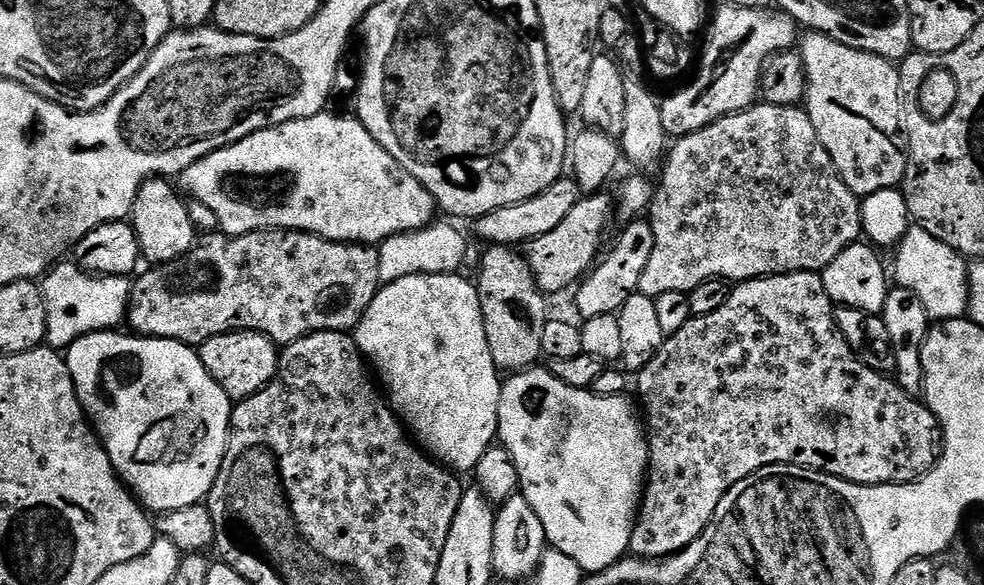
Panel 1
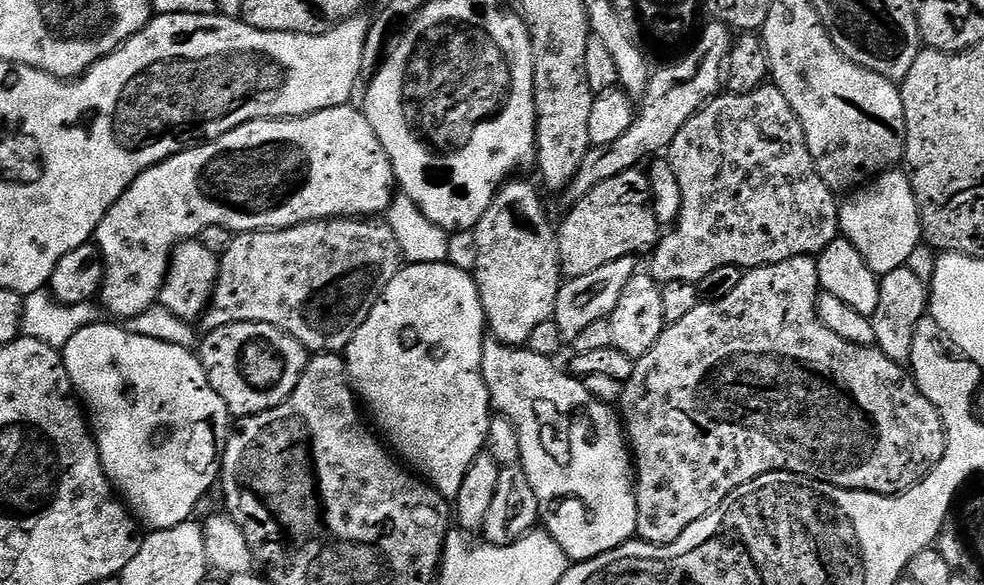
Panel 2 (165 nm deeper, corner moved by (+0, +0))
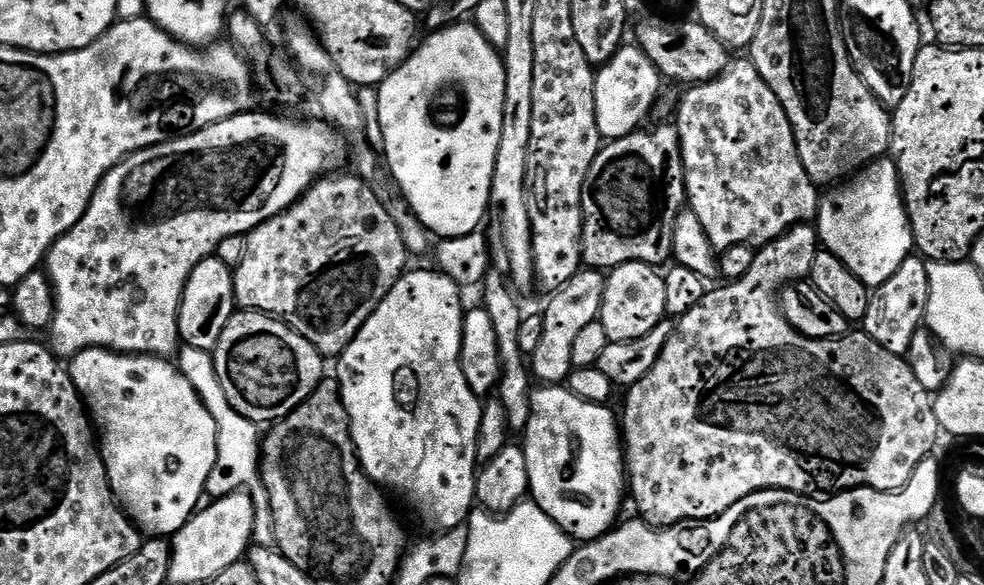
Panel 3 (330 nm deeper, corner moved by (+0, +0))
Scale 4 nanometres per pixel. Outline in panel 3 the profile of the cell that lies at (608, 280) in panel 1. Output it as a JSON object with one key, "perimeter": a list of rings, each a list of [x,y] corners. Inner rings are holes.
{"perimeter":[[[581,270],[566,282],[557,292],[547,297],[548,305],[542,309],[542,338],[538,342],[538,350],[530,353],[530,372],[533,377],[540,379],[544,386],[560,386],[567,381],[572,372],[572,353],[574,341],[585,326],[599,320],[600,307],[604,297],[604,282],[606,276],[600,270]]]}

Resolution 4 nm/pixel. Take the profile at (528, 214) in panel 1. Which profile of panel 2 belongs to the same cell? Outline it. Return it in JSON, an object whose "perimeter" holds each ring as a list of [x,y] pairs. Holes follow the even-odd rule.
{"perimeter":[[[708,22],[700,41],[693,46],[689,56],[682,57],[677,64],[668,64],[665,68],[657,67],[643,96],[639,97],[630,130],[626,130],[622,138],[614,138],[614,142],[589,148],[586,158],[582,158],[582,166],[578,166],[562,192],[568,202],[586,198],[586,194],[594,190],[594,186],[609,178],[618,178],[618,174],[631,168],[640,168],[644,159],[647,161],[657,154],[667,153],[674,138],[678,138],[678,130],[682,130],[682,126],[690,122],[693,114],[721,91],[722,73],[726,68],[733,39],[728,25]]]}

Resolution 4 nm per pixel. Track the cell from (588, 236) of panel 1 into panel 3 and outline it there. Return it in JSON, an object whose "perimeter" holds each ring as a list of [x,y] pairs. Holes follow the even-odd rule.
{"perimeter":[[[672,122],[647,128],[607,141],[586,174],[580,254],[589,269],[611,270],[630,262],[669,263],[674,222],[686,208],[680,135]]]}

